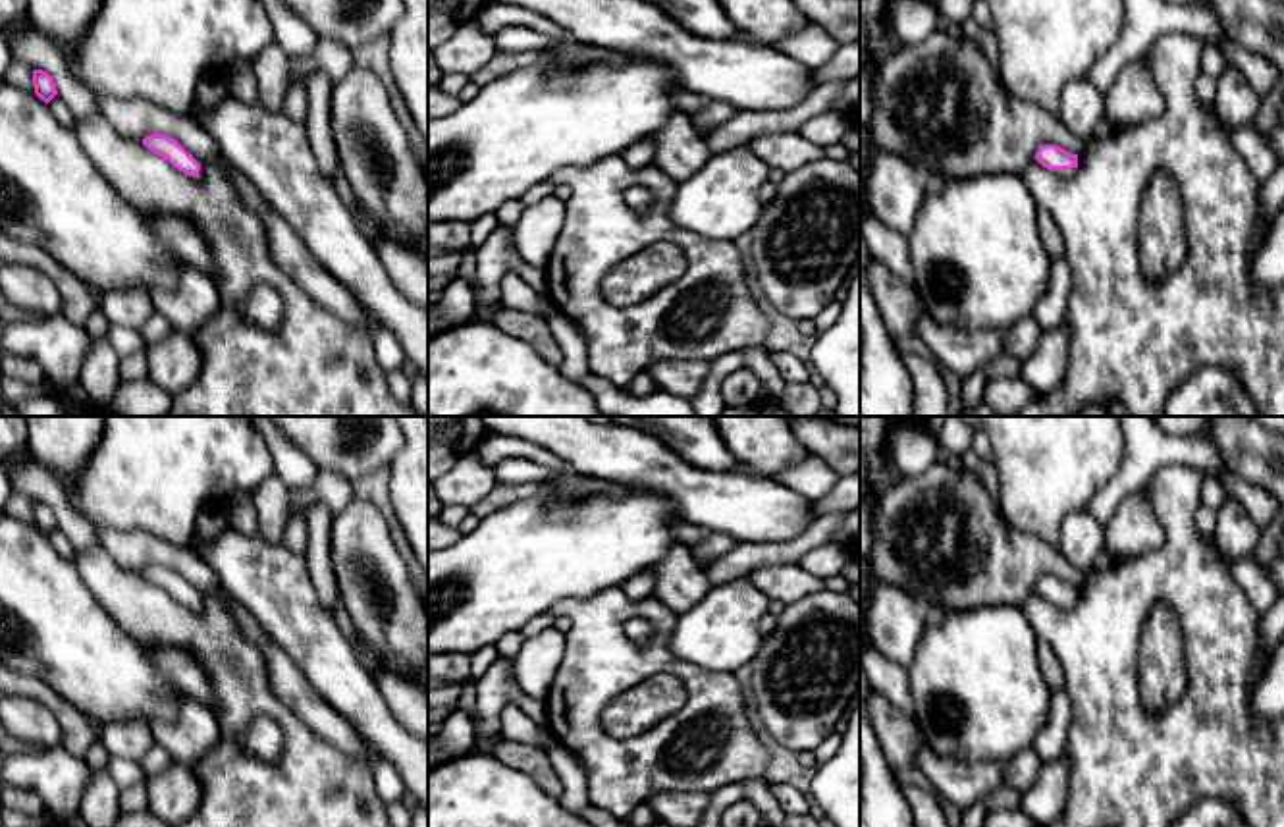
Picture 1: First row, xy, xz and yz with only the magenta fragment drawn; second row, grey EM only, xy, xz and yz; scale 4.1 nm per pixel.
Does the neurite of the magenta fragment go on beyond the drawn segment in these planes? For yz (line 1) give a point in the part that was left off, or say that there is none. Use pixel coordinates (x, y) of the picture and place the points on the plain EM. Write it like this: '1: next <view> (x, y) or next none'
1: next yz (1065, 606)

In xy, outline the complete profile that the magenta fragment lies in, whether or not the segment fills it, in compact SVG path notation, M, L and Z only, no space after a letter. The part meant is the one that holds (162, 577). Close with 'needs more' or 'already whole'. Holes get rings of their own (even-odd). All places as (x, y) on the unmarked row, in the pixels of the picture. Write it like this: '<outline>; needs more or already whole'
M148 567L143 571L143 576L152 582L154 586L168 592L174 600L183 603L195 613L206 611L206 598L191 588L175 571L168 567Z; needs more

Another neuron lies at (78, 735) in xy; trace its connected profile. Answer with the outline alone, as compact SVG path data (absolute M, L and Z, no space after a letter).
M0 665L0 700L6 696L23 696L42 704L56 717L62 731L60 744L71 756L83 758L85 752L96 742L93 721L67 700L64 700L58 692L39 682L37 679Z

